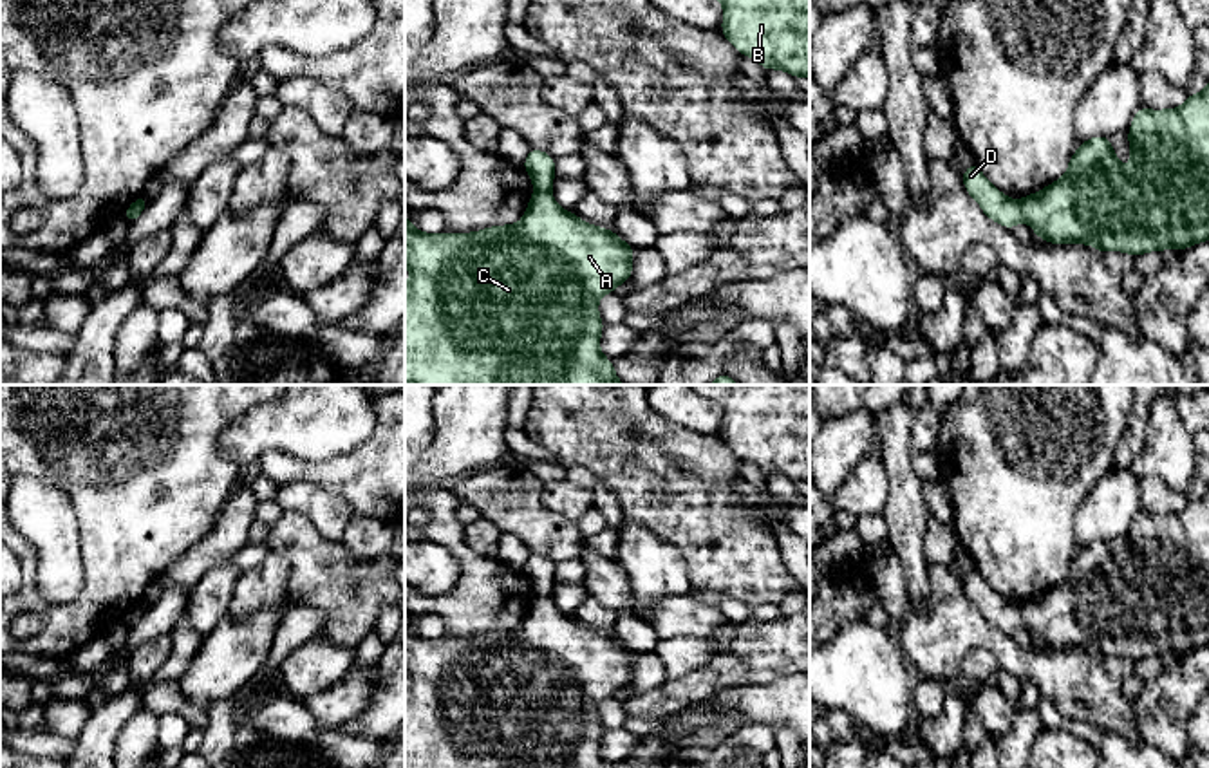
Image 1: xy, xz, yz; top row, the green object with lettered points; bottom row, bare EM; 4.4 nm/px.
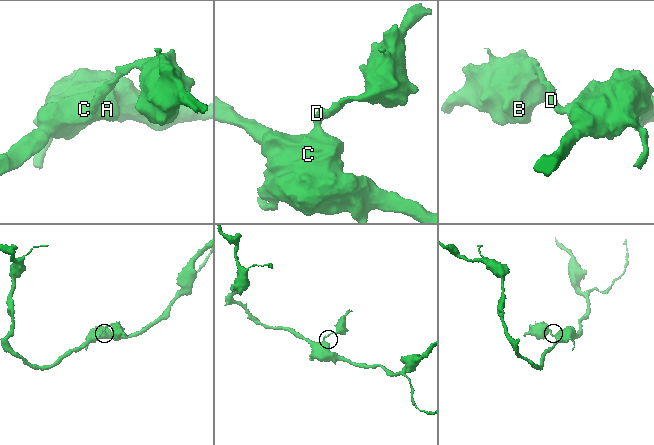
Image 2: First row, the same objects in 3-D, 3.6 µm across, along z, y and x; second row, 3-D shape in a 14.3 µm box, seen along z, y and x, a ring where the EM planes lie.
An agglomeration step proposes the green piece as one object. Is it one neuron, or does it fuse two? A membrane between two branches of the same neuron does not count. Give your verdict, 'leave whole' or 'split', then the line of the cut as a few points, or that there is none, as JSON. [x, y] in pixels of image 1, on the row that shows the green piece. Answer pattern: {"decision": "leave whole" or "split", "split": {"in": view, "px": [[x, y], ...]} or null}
{"decision": "split", "split": {"in": "yz", "px": [[1018, 201], [1023, 219]]}}

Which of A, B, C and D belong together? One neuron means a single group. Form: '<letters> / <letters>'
A C / B D

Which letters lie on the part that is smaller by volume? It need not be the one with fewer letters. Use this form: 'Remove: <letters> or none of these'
Remove: B, D

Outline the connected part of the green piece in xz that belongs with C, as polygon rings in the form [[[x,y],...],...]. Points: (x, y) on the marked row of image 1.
[[[533,192],[517,224],[490,226],[472,233],[425,233],[405,215],[405,266],[410,280],[405,284],[405,385],[623,385],[614,372],[613,360],[600,351],[604,320],[598,300],[614,293],[633,275],[634,248],[611,228],[593,226],[573,211],[562,210],[551,192]]]

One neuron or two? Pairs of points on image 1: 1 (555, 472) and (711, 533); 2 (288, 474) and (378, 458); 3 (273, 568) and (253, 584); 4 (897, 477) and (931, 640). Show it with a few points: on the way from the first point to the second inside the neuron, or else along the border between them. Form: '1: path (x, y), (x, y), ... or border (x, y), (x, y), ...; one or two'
1: border (559, 463), (566, 468); two
2: path (309, 472), (356, 472); one
3: path (270, 573), (259, 584); one
4: border (929, 566), (929, 595), (926, 606), (918, 611); two

